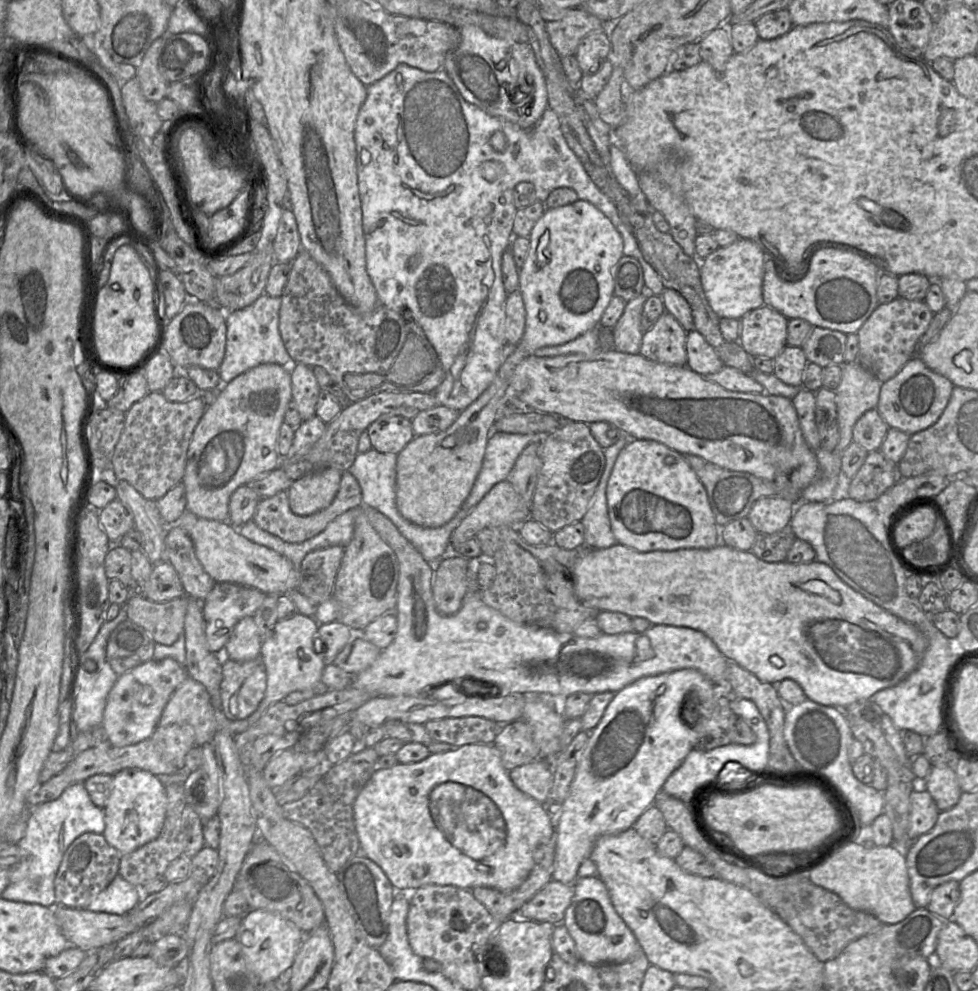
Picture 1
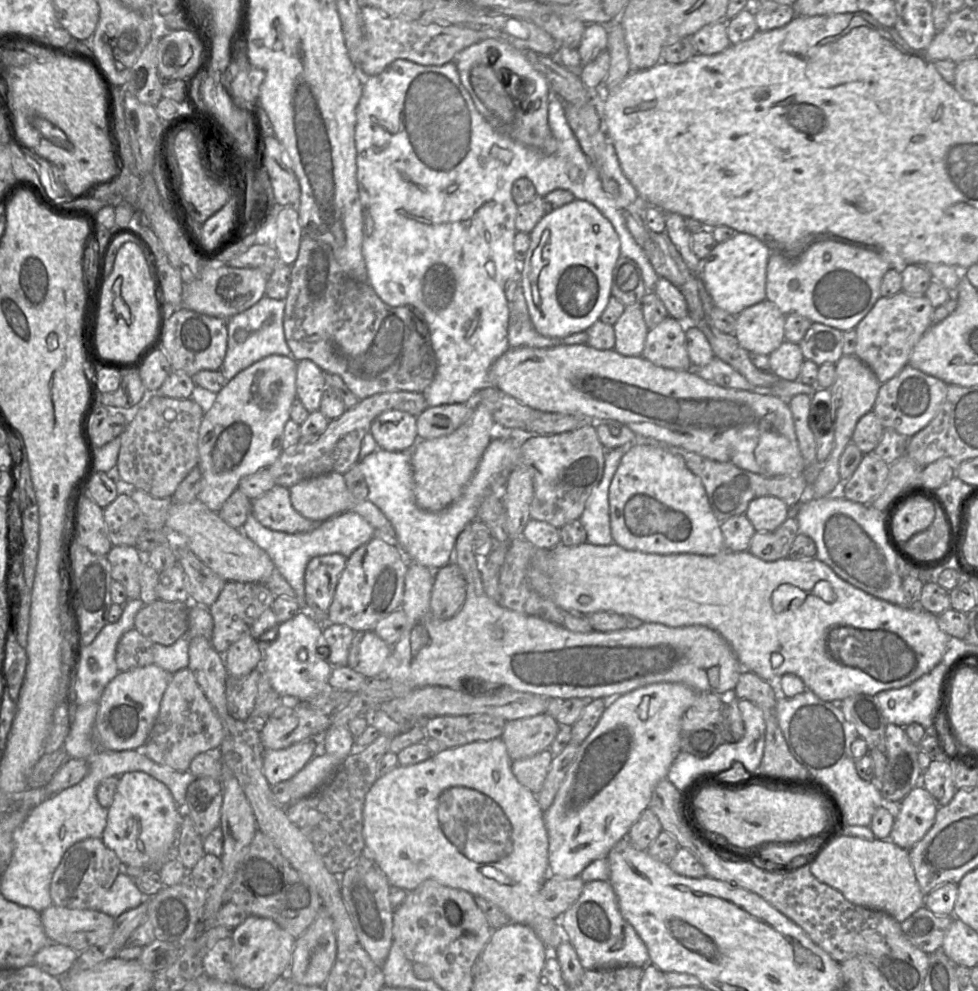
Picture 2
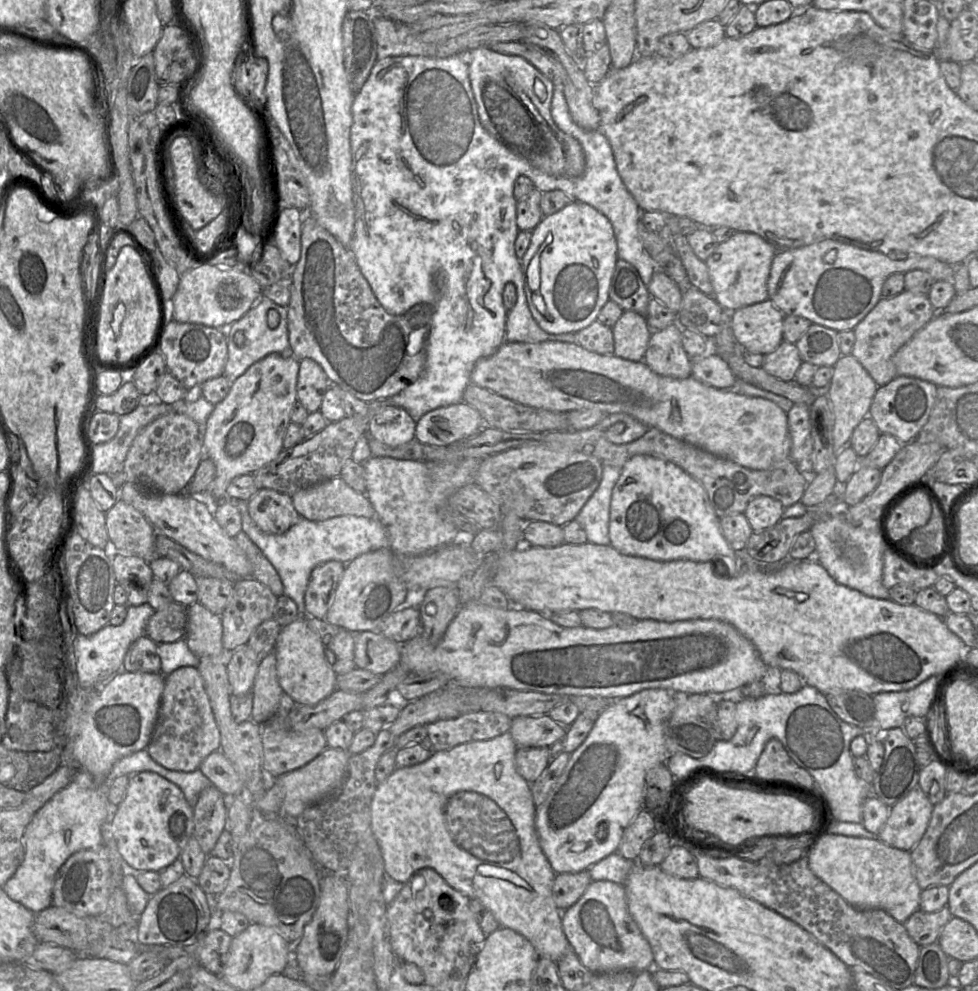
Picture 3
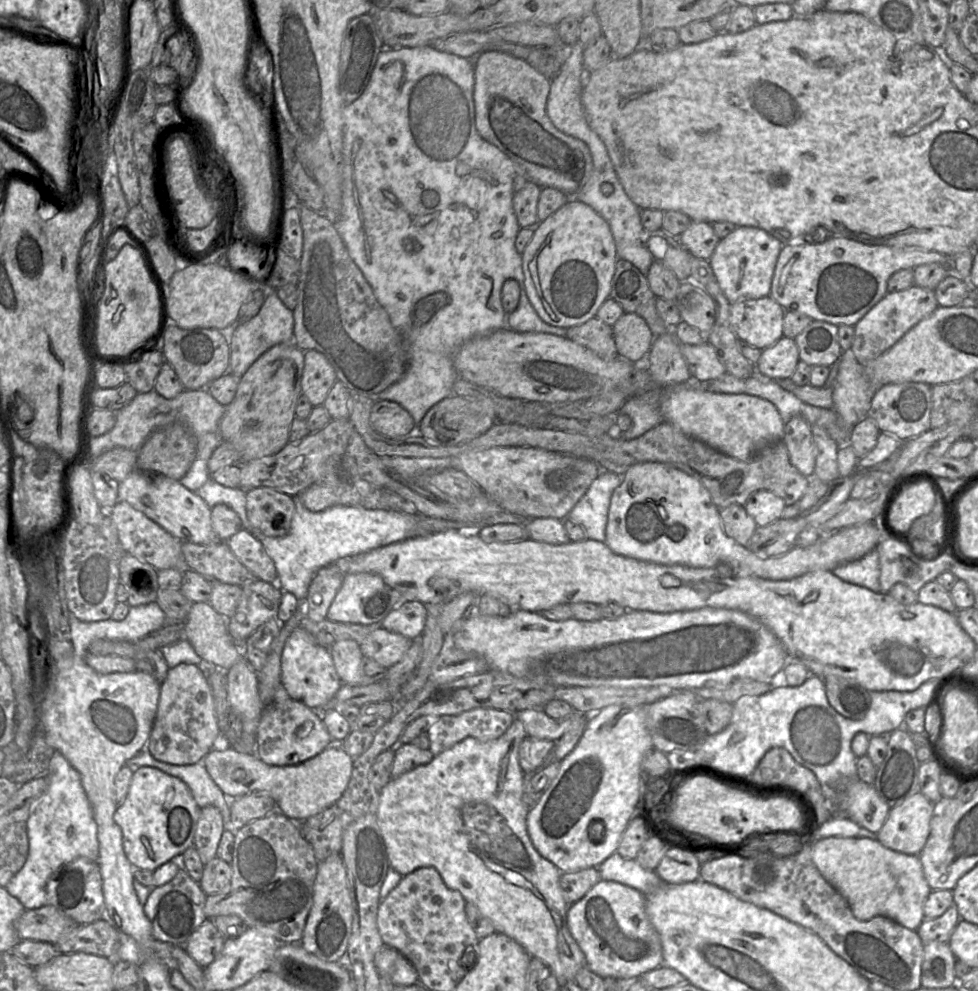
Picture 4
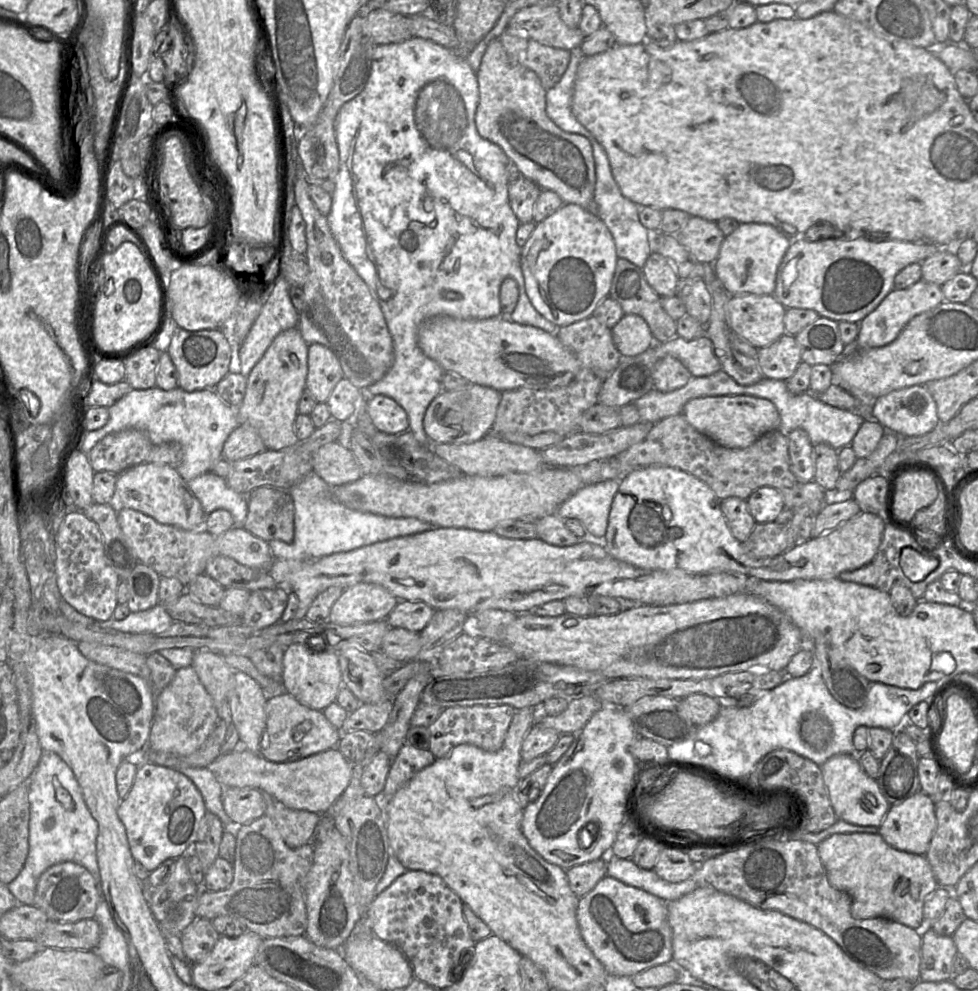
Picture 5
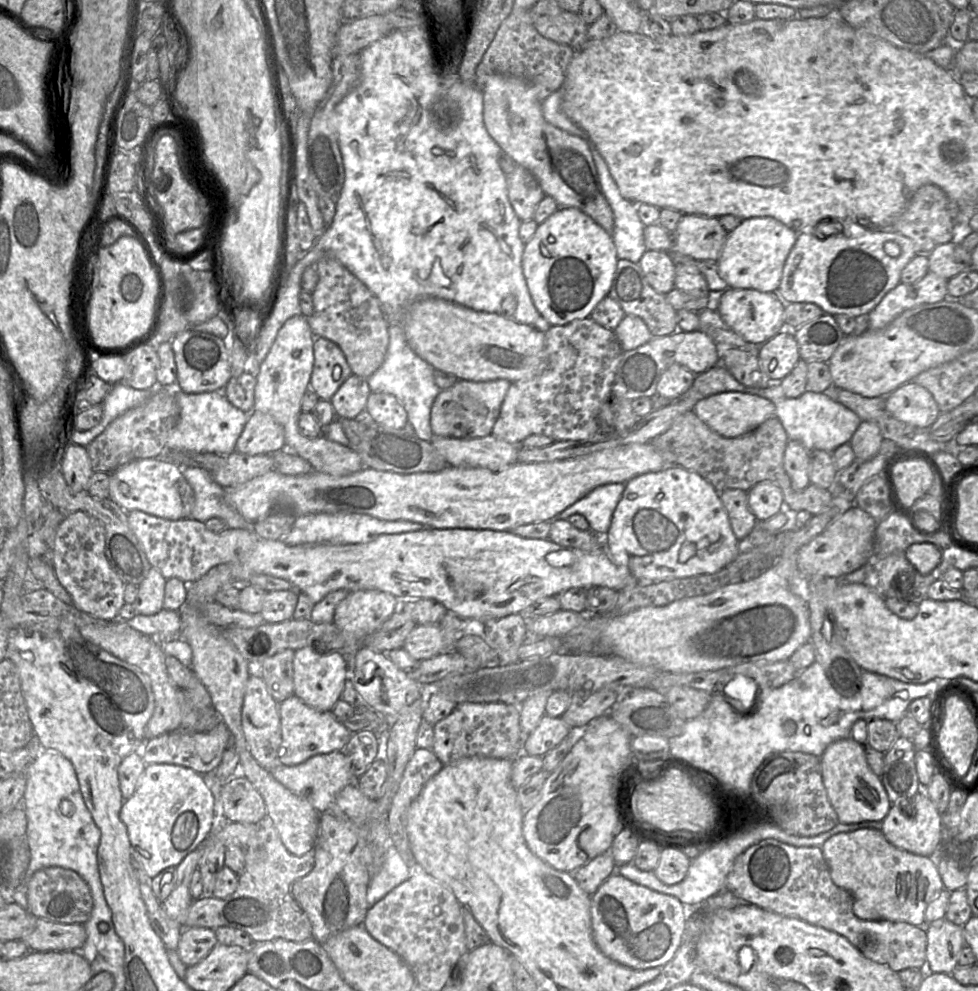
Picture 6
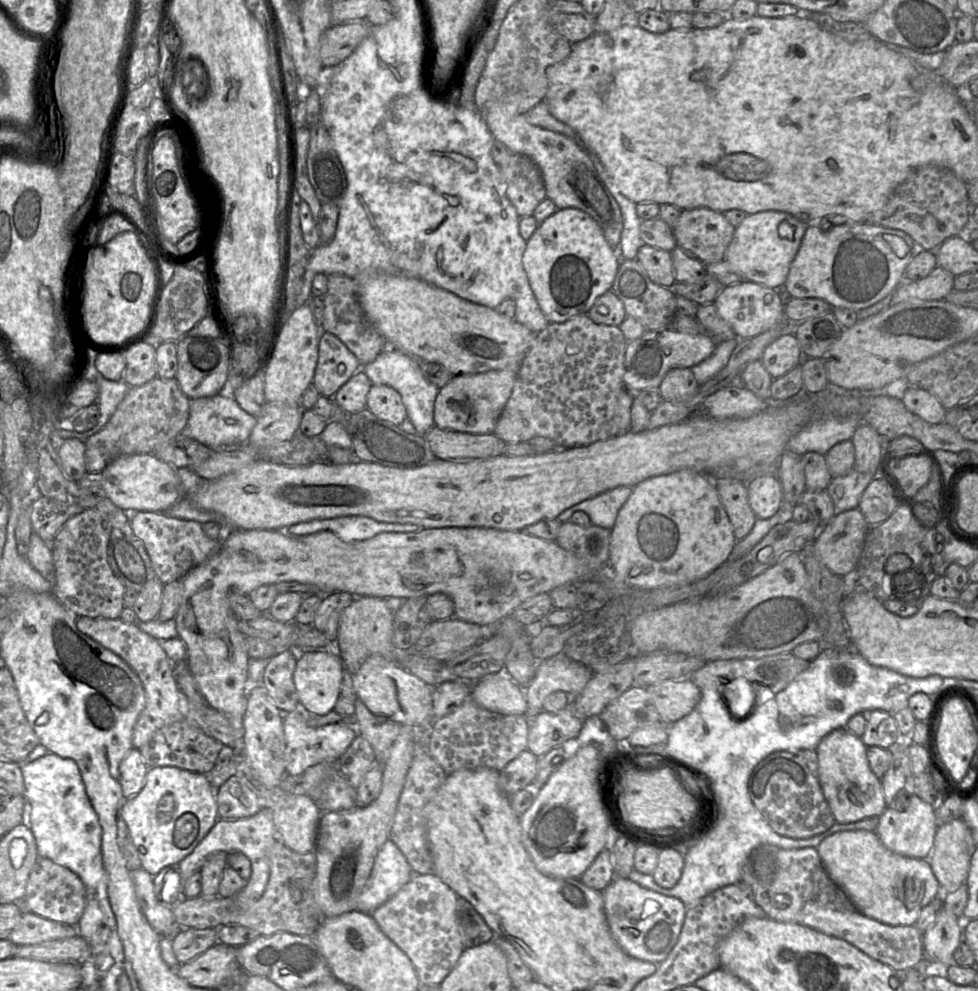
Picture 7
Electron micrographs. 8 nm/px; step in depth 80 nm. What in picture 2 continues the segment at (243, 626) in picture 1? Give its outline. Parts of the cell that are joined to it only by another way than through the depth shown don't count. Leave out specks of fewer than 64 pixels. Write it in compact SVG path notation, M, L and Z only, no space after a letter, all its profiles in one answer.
M245 632L223 655L228 676L243 678L261 667L263 650L250 632Z

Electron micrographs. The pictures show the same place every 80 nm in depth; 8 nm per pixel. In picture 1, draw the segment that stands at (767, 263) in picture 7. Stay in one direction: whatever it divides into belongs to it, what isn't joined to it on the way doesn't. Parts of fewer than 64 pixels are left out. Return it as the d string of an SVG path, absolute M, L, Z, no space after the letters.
M738 238L700 260L701 285L710 307L719 318L741 319L747 312L764 305L762 283L765 257L766 253L758 244Z

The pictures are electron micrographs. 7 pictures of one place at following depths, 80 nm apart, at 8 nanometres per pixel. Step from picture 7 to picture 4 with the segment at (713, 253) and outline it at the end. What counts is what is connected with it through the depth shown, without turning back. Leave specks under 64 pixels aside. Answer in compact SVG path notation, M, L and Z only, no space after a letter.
M701 221L691 222L679 236L679 240L692 256L705 260L710 259L720 241L714 232L713 225Z

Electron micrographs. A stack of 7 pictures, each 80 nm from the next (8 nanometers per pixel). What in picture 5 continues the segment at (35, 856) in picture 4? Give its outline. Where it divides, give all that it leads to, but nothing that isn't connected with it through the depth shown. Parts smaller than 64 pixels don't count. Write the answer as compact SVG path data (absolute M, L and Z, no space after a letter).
M43 751L29 778L28 855L21 872L8 884L19 904L34 905L37 882L51 866L74 862L86 868L96 880L101 893L101 880L96 856L97 822L88 810L81 788L71 768L55 753Z

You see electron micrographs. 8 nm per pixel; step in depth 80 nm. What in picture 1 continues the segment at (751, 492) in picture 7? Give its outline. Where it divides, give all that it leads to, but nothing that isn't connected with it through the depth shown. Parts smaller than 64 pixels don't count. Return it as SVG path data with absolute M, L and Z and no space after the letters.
M762 497L754 502L747 518L757 533L774 534L789 526L794 510L794 502L785 497Z

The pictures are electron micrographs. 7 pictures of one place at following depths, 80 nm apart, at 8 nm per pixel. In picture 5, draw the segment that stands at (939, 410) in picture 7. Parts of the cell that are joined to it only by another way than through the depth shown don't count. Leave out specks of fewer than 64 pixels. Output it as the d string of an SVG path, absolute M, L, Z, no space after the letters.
M914 385L895 390L872 402L872 418L888 432L898 437L920 436L932 431L939 422L936 403L924 385Z

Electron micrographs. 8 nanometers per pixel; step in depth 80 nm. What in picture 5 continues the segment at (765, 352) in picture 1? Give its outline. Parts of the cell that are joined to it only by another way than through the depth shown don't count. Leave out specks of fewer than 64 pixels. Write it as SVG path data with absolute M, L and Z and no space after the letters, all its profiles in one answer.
M730 295L727 322L732 333L760 349L785 333L785 311L774 295Z

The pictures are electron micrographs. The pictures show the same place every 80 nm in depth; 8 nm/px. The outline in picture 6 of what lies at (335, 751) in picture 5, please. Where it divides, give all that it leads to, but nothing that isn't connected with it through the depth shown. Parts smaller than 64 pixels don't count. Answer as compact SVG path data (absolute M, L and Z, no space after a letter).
M341 751L315 755L299 765L280 765L268 771L293 794L306 798L319 814L329 812L329 806L337 794L346 785L354 781L349 772L348 763Z

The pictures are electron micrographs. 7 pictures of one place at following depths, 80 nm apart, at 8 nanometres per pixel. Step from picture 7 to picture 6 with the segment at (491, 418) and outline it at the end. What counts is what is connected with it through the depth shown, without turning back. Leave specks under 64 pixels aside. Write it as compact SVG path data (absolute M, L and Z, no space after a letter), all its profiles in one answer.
M504 379L485 382L458 380L452 387L441 390L431 409L430 425L433 434L458 439L480 438L492 434L511 383Z

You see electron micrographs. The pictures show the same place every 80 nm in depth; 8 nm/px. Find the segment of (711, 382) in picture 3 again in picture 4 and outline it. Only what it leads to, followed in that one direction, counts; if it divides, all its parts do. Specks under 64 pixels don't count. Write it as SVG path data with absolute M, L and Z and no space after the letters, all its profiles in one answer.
M708 341L701 345L681 343L680 351L687 362L693 380L716 379L726 373L725 366Z

